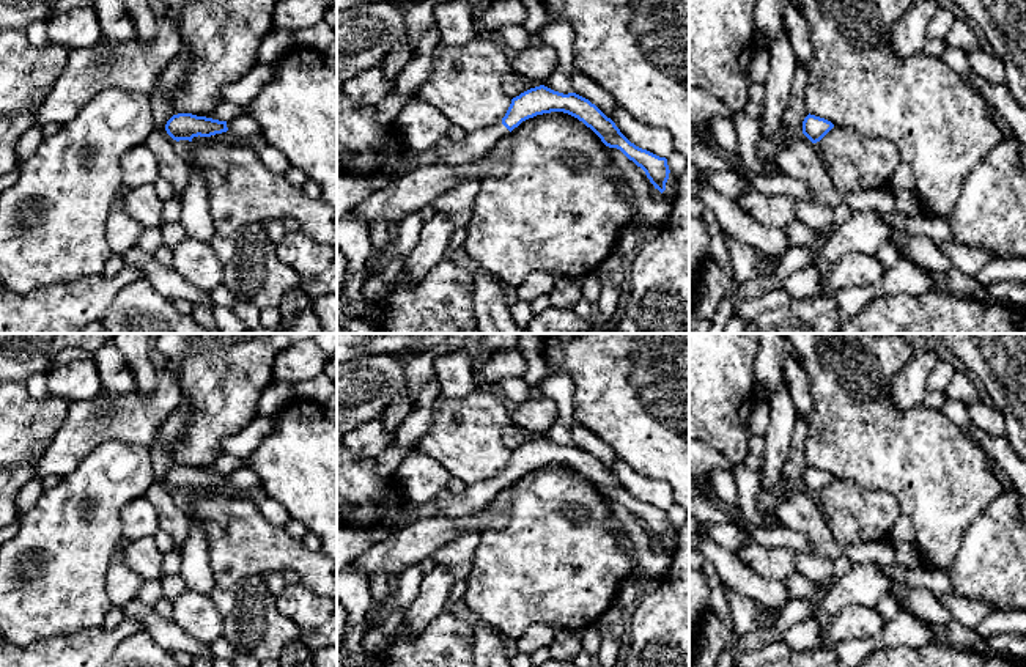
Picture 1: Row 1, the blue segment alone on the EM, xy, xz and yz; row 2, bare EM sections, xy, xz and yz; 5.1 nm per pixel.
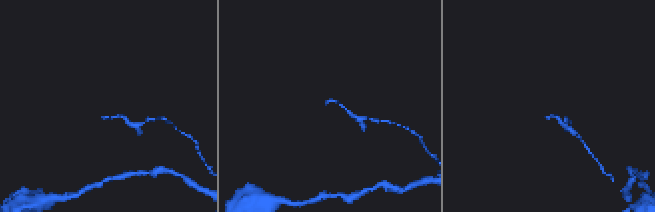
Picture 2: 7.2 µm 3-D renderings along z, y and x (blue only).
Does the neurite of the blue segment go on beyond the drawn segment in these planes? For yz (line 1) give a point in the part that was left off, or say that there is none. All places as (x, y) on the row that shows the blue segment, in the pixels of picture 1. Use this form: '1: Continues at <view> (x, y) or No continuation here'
1: No continuation here

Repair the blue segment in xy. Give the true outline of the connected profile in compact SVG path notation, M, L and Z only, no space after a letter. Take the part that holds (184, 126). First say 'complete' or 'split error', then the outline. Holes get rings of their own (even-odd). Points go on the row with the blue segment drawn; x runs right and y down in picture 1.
complete; M178 113L173 115L165 124L167 134L179 142L189 140L194 137L211 137L216 134L227 132L227 121L219 121L206 116L197 116L192 113Z

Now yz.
complete; M810 113L803 121L803 134L812 143L820 142L832 127L834 124L831 121Z

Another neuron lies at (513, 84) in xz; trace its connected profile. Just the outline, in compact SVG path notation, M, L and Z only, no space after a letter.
M511 69L504 77L504 91L511 99L540 85L541 83L529 80L524 76L513 72Z

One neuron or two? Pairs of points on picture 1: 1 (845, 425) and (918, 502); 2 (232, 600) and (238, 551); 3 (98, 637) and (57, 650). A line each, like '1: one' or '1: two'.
1: one
2: two
3: one

